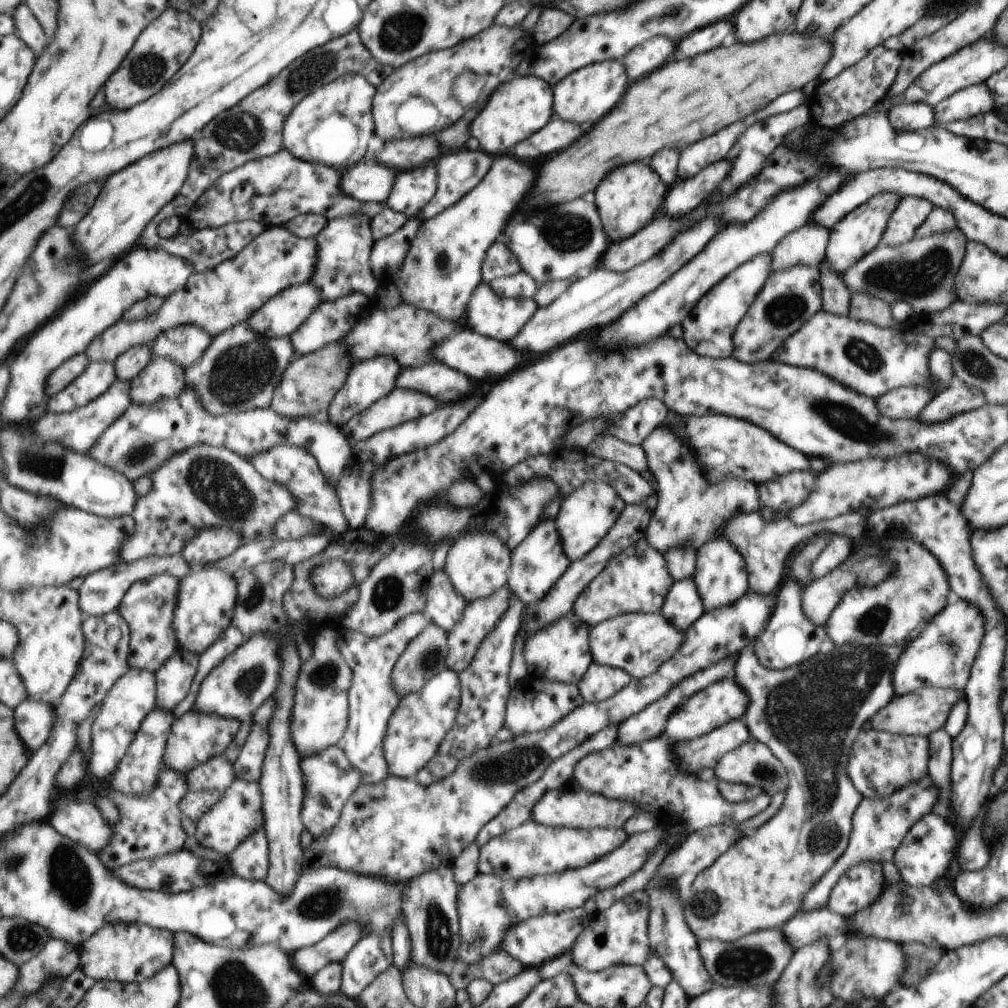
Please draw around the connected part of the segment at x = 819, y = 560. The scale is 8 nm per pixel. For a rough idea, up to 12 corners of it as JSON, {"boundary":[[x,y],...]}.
{"boundary":[[832,534],[812,562],[813,579],[825,576],[850,554],[851,539]]}

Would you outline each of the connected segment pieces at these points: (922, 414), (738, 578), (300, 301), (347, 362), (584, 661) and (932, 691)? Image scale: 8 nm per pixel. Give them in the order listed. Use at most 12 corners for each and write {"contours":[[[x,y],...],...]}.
{"contours":[[[953,375],[915,419],[926,425],[980,409],[984,394]],[[721,536],[696,552],[704,612],[748,592],[747,564]],[[312,282],[267,301],[247,322],[270,339],[290,337],[321,302]],[[343,342],[295,356],[275,390],[285,416],[293,384],[295,416],[329,422],[329,404],[345,386],[351,356]],[[572,612],[525,640],[524,673],[576,685],[591,627]],[[921,687],[895,695],[868,727],[926,737],[963,692]]]}

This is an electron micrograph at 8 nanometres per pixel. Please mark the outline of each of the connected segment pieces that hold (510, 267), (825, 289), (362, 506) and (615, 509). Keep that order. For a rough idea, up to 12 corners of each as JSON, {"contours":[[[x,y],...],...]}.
{"contours":[[[493,242],[481,268],[485,283],[521,268],[507,246]],[[830,264],[820,271],[821,311],[845,317],[848,288]],[[477,402],[431,414],[352,446],[336,488],[351,529],[373,506],[370,479],[390,459],[435,445]],[[583,480],[554,521],[569,560],[612,530],[625,505],[605,480]]]}

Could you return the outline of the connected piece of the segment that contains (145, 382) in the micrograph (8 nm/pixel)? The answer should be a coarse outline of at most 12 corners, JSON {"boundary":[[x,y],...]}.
{"boundary":[[157,357],[131,382],[132,403],[173,400],[186,369]]}

